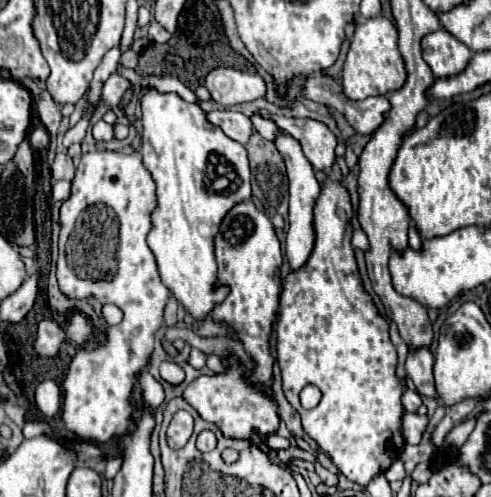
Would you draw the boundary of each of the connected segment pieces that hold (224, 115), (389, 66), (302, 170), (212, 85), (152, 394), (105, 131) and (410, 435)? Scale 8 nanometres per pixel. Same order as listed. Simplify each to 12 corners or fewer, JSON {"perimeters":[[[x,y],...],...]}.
{"perimeters":[[[216,109],[208,121],[230,139],[246,145],[254,133],[246,115],[236,109]],[[356,27],[340,85],[360,101],[406,81],[396,27]],[[274,139],[290,181],[286,259],[300,269],[314,249],[320,183],[298,141]],[[210,71],[206,87],[224,107],[266,95],[258,73]],[[148,371],[140,377],[142,397],[154,411],[164,387]],[[101,119],[93,126],[96,141],[114,137],[112,125]],[[406,413],[402,435],[406,443],[420,443],[428,415]]]}

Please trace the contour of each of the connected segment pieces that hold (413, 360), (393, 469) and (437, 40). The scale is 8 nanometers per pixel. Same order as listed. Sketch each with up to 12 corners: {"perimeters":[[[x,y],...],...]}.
{"perimeters":[[[426,347],[408,353],[406,373],[418,393],[438,401],[434,357]],[[396,459],[384,477],[388,481],[404,479],[406,469],[400,459]],[[448,31],[422,39],[422,57],[436,77],[452,77],[472,51]]]}

